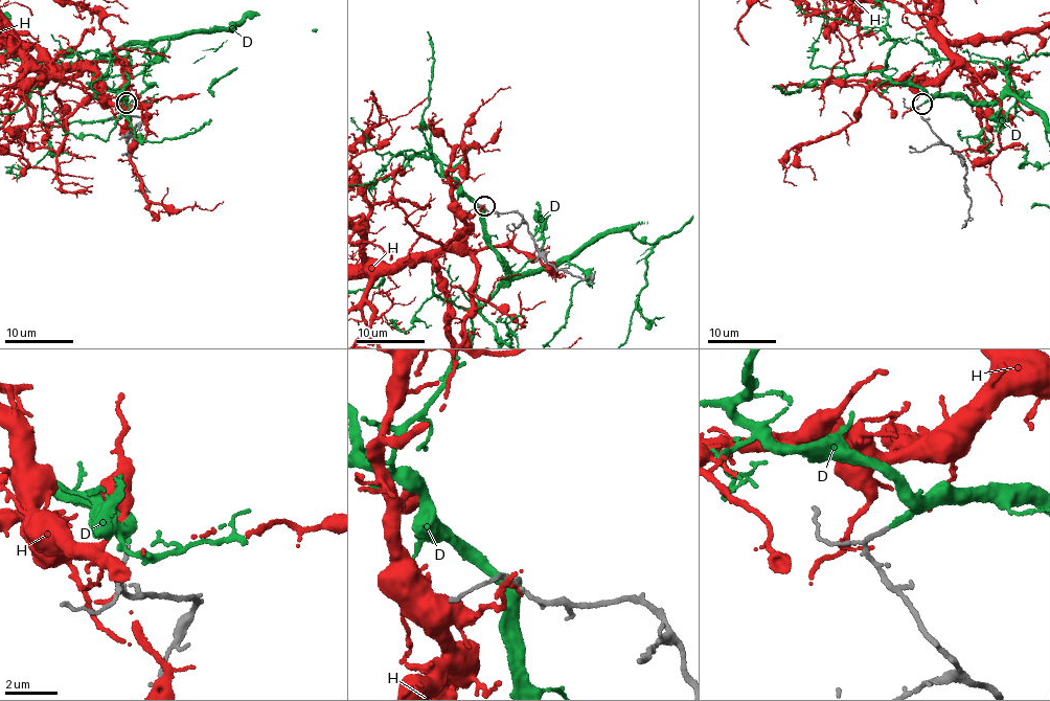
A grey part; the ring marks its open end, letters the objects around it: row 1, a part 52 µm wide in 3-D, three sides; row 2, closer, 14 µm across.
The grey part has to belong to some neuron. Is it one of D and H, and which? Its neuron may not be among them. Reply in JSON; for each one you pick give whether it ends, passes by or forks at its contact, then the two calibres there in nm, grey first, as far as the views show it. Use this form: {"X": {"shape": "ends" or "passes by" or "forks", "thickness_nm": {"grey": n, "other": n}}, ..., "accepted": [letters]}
{"D": {"shape": "ends", "thickness_nm": {"grey": 160, "other": 220}}, "accepted": ["D"]}

